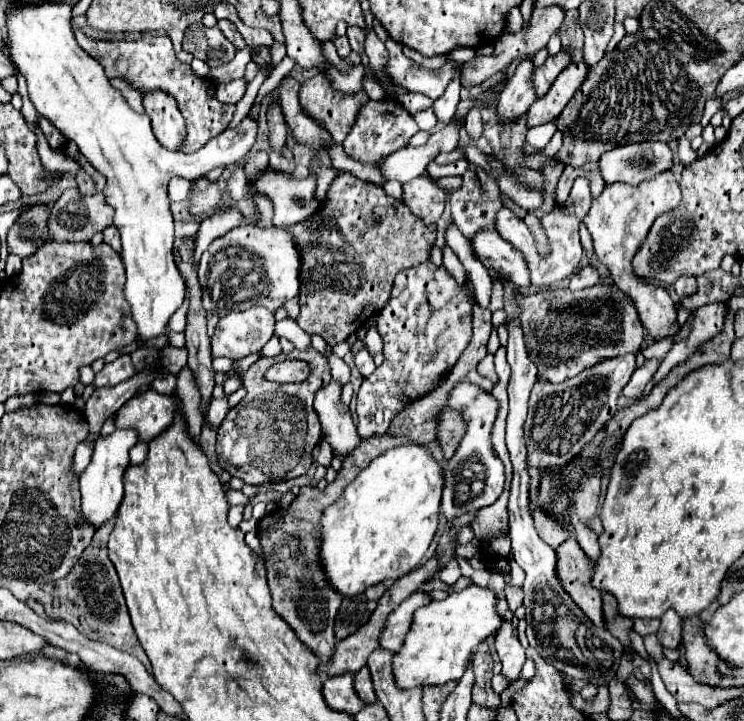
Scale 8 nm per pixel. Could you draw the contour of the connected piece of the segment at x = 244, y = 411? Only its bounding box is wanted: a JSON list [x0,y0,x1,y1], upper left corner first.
[217,347,331,485]

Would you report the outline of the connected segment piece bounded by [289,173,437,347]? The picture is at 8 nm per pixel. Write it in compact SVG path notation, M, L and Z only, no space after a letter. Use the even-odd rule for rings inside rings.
M339 173L339 177L331 183L325 207L309 217L303 223L289 227L303 255L327 255L327 257L307 257L301 267L301 313L297 317L297 325L309 335L321 335L331 347L343 343L351 333L355 333L363 323L377 315L389 301L389 293L395 281L395 275L401 269L417 267L429 261L431 247L435 245L437 227L425 225L419 217L415 217L401 199L389 197L379 185L365 183L355 179L349 173ZM371 219L381 219L377 225Z

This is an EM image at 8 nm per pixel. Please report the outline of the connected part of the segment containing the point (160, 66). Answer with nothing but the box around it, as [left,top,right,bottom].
[75,29,235,154]

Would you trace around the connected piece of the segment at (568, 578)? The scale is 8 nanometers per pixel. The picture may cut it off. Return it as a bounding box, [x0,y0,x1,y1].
[557,537,603,627]

